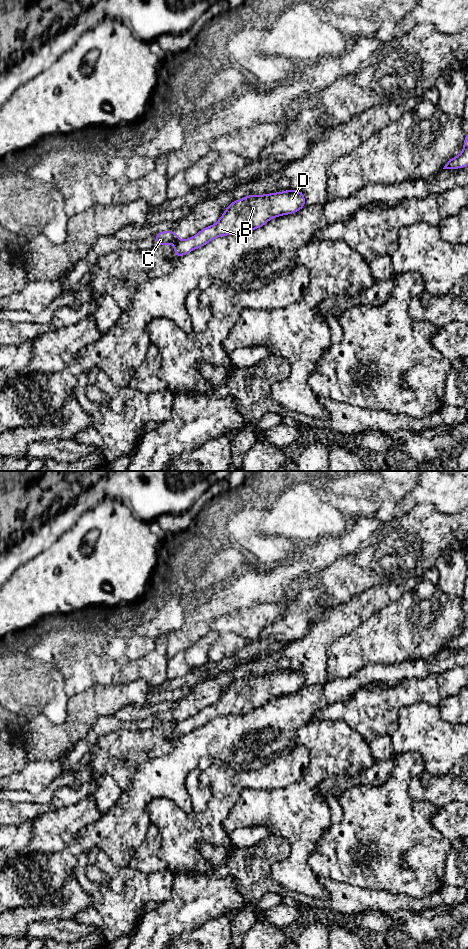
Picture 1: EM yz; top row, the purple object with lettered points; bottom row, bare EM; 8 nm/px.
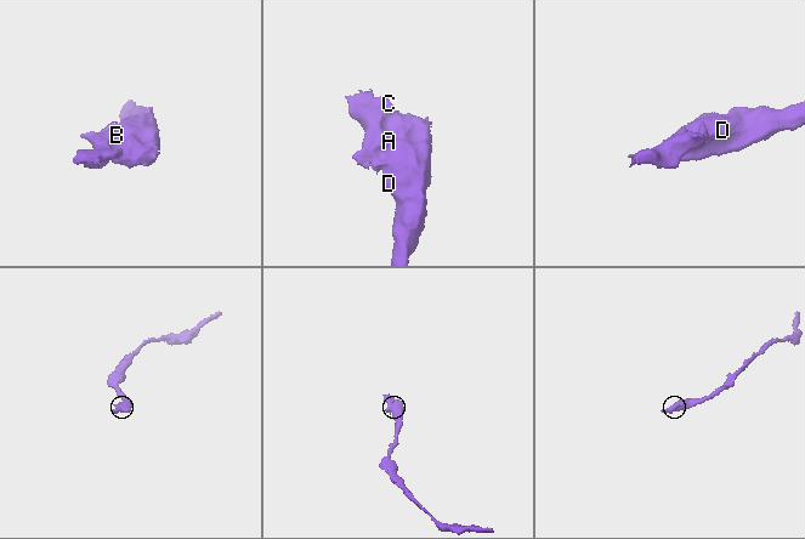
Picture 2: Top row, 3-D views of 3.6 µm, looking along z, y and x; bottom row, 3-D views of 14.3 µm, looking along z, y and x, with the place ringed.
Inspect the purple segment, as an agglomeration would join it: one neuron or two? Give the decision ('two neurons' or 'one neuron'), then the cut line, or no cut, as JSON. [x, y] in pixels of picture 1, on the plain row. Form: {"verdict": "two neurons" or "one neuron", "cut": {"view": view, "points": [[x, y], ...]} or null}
{"verdict": "two neurons", "cut": {"view": "yz", "points": [[178, 717], [174, 722]]}}

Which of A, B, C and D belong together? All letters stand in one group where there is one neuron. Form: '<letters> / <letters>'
A B D / C

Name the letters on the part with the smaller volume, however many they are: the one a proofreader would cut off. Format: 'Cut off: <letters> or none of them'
Cut off: C

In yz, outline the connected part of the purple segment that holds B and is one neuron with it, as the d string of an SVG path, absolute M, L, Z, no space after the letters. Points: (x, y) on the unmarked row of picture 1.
M289 669L265 675L249 674L233 681L214 705L203 708L186 720L178 717L174 722L174 734L184 736L220 716L232 713L246 715L264 706L272 698L296 693L304 687L305 677L302 671Z

